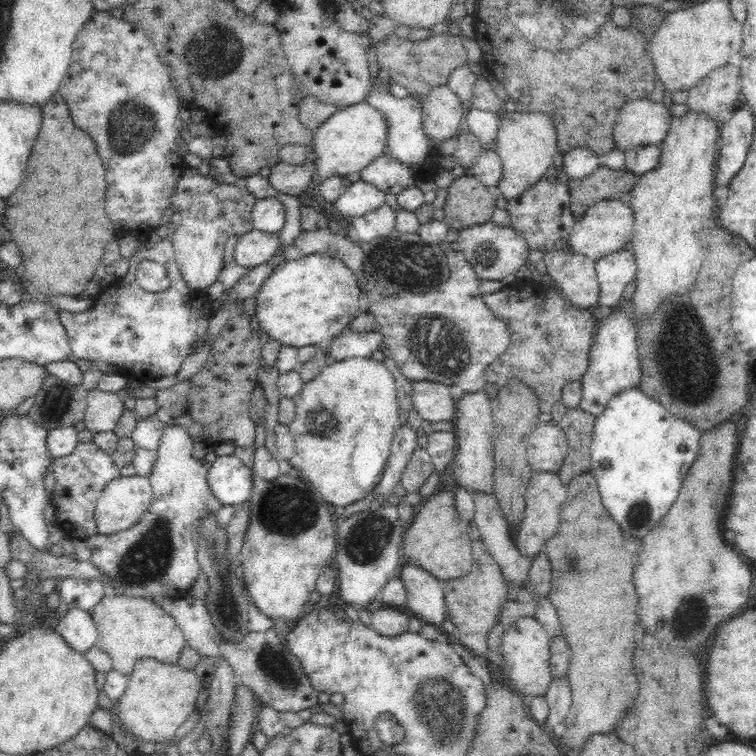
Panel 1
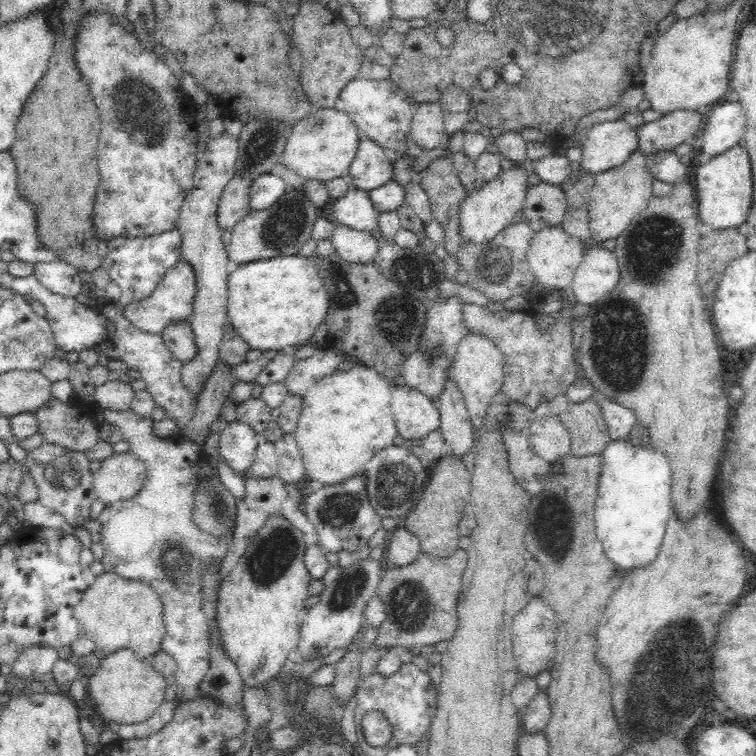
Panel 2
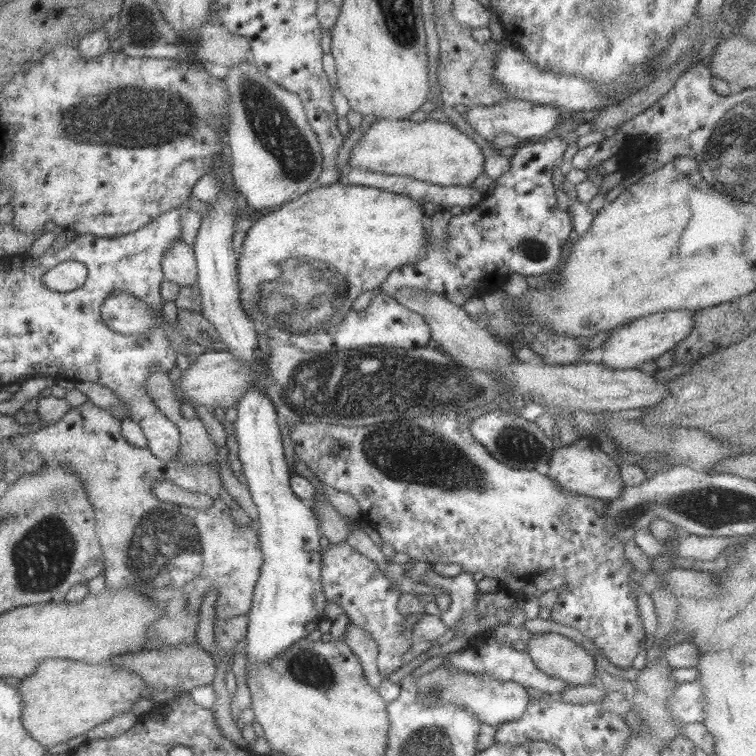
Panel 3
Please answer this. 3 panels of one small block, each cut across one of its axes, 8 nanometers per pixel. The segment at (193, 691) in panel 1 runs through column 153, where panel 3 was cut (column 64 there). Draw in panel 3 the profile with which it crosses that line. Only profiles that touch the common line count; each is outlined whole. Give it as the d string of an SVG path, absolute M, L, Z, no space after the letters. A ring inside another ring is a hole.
M65 658L41 660L33 674L21 678L15 689L19 691L23 703L23 729L46 750L74 737L84 736L97 724L131 710L131 706L141 697L148 698L145 681L137 673L107 662L92 665Z

